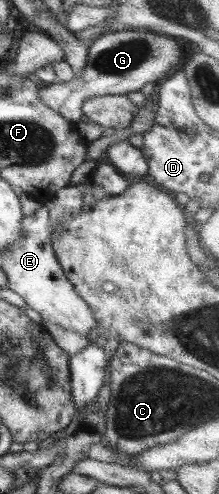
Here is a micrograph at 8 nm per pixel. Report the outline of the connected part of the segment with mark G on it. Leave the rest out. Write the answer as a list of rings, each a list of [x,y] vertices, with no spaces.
[[[146,29],[116,31],[99,35],[87,46],[88,55],[80,75],[70,81],[57,81],[54,84],[42,84],[38,89],[38,98],[49,109],[56,111],[66,121],[80,125],[81,105],[92,96],[128,95],[138,91],[144,83],[154,83],[167,71],[175,70],[180,63],[182,41],[165,34],[157,34]]]

